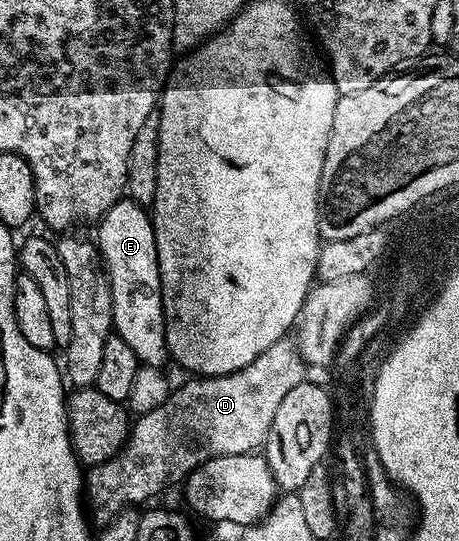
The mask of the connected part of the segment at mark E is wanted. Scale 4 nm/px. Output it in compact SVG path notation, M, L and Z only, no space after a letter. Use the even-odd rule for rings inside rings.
M122 198L114 206L110 206L110 210L106 210L106 214L101 216L98 221L95 243L98 245L98 255L102 261L102 267L108 277L108 287L112 290L112 327L115 335L121 336L126 343L130 345L130 350L134 350L134 354L140 359L141 365L163 365L163 360L169 359L170 353L167 349L168 343L164 337L164 303L162 302L162 290L160 289L160 271L158 270L158 250L156 249L156 239L154 238L154 226L152 225L152 217L146 211L145 205L135 204L133 200Z

